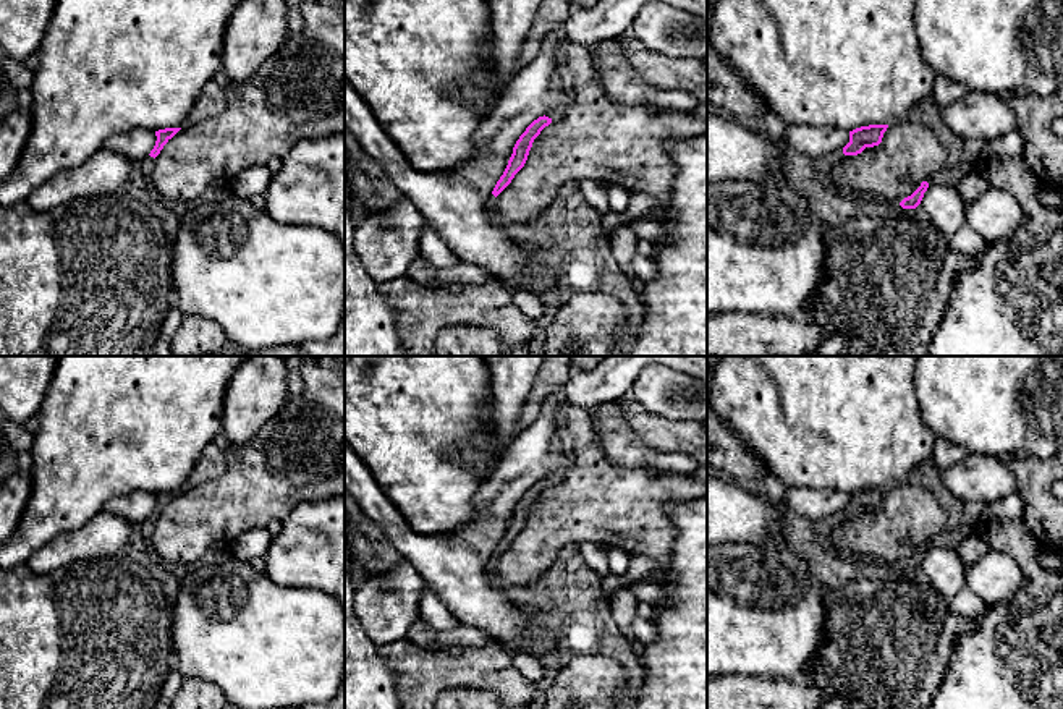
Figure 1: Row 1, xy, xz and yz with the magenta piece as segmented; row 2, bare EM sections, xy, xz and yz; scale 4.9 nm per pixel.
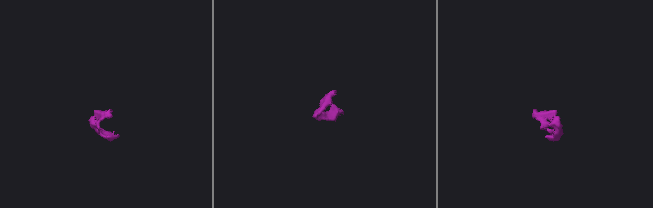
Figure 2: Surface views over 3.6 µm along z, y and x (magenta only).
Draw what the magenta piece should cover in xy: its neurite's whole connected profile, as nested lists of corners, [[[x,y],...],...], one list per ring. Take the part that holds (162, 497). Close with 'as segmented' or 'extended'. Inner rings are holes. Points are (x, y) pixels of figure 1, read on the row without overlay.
[[[165,490],[165,492],[159,492],[155,494],[157,503],[154,512],[150,513],[150,520],[157,520],[160,516],[160,513],[163,512],[163,508],[180,494],[181,490]]]; as segmented

